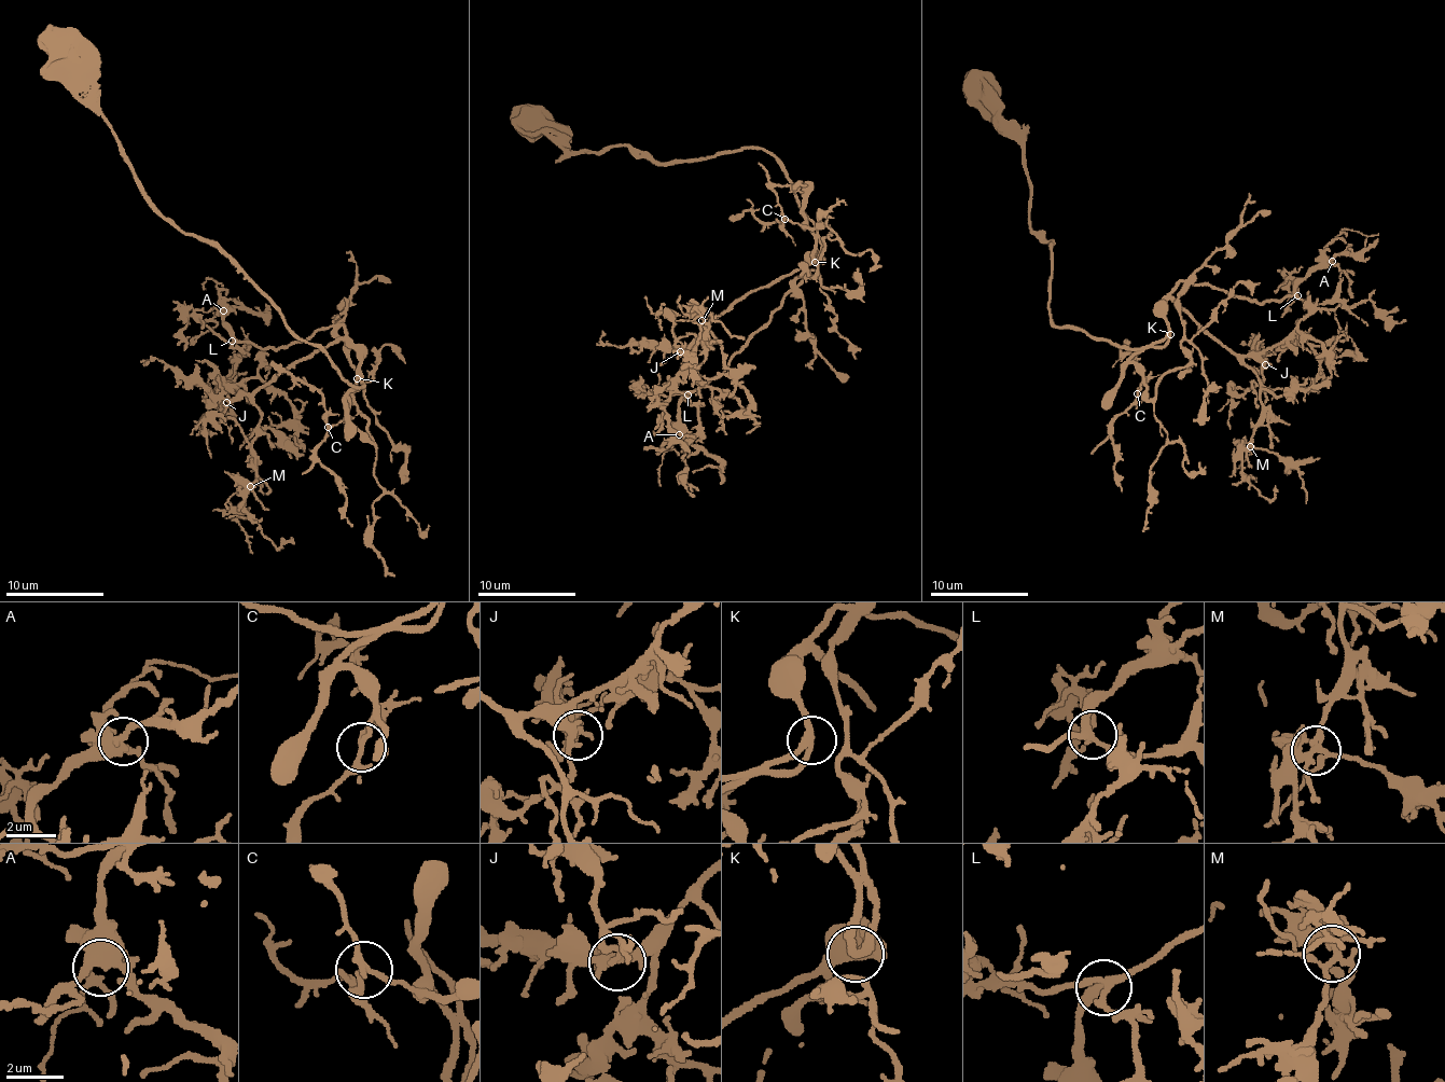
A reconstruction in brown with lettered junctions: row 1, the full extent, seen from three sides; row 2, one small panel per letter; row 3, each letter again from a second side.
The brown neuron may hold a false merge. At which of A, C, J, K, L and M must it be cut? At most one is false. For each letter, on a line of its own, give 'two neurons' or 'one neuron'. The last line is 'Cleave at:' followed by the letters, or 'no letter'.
A: one neuron
C: one neuron
J: one neuron
K: one neuron
L: one neuron
M: one neuron
Cleave at: no letter

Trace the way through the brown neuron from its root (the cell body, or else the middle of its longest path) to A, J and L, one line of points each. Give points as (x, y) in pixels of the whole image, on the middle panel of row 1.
A: (532, 120), (570, 152), (624, 144), (665, 162), (762, 148), (817, 231), (821, 262), (680, 399), (679, 434)
J: (532, 120), (570, 152), (776, 160), (818, 262), (739, 296), (680, 351)
L: (532, 120), (570, 152), (624, 144), (665, 162), (748, 146), (786, 175), (821, 262), (688, 394)

